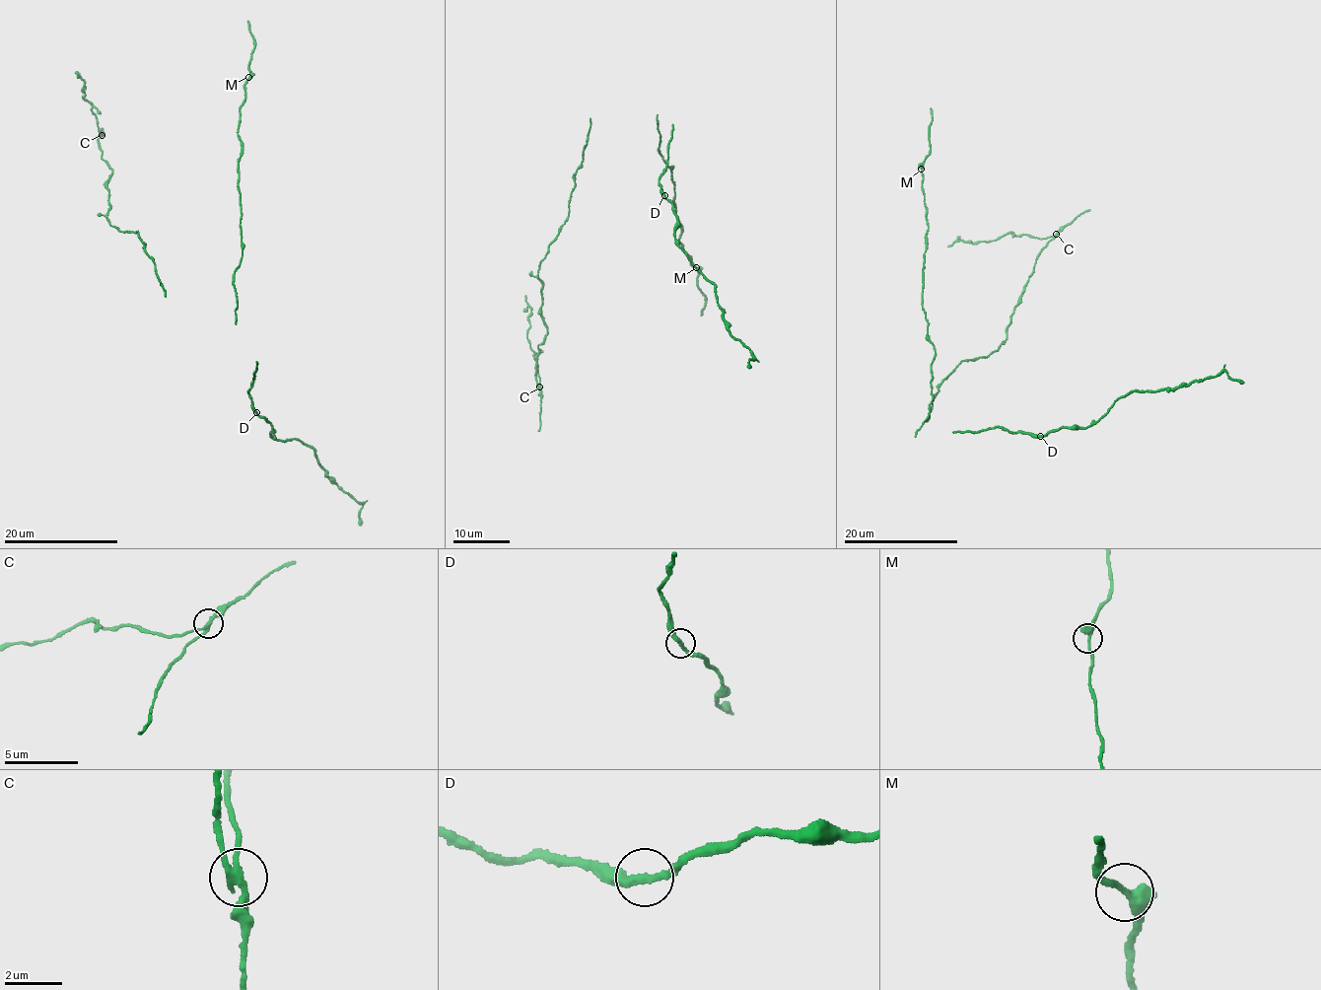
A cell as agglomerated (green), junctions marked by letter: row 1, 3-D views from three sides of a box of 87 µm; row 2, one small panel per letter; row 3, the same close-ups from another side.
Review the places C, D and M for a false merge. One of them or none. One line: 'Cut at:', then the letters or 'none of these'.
Cut at: C

